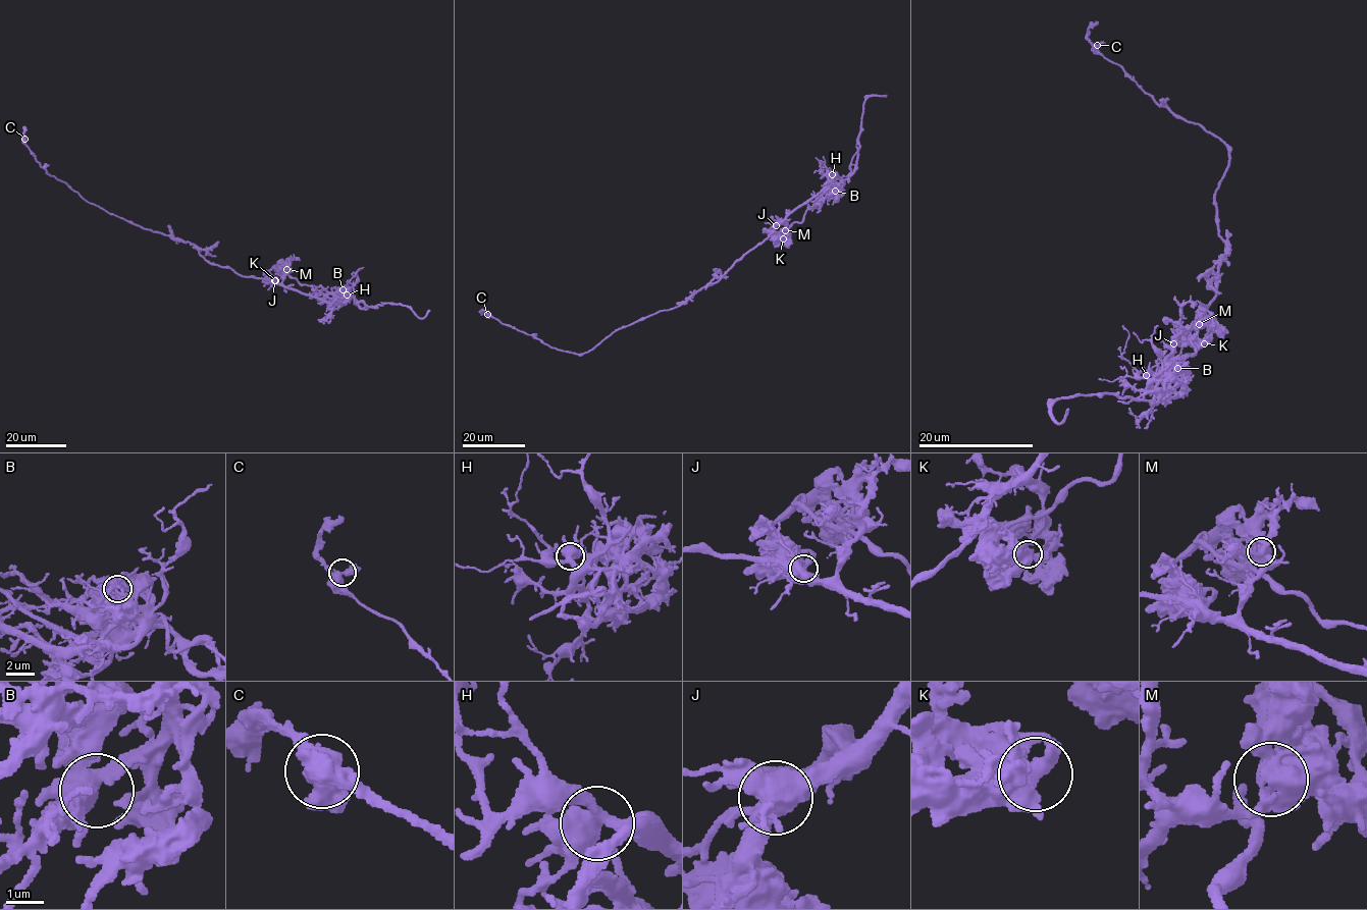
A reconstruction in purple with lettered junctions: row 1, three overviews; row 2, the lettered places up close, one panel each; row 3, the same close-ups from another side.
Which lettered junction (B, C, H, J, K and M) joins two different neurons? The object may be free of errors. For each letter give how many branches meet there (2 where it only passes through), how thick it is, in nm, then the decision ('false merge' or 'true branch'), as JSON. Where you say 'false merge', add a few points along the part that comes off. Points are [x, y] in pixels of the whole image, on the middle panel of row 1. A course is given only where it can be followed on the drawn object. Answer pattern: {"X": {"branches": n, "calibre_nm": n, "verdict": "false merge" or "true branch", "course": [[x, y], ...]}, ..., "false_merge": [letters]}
{"B": {"branches": 4, "calibre_nm": 500, "verdict": "true branch"}, "C": {"branches": 3, "calibre_nm": 440, "verdict": "true branch"}, "H": {"branches": 3, "calibre_nm": 440, "verdict": "true branch"}, "J": {"branches": 3, "calibre_nm": 480, "verdict": "true branch"}, "K": {"branches": 3, "calibre_nm": 480, "verdict": "true branch"}, "M": {"branches": 3, "calibre_nm": 440, "verdict": "false merge", "course": [[785, 230], [782, 221], [715, 282], [677, 306], [622, 327], [583, 353], [550, 348], [483, 310], [481, 314]]}, "false_merge": ["M"]}

